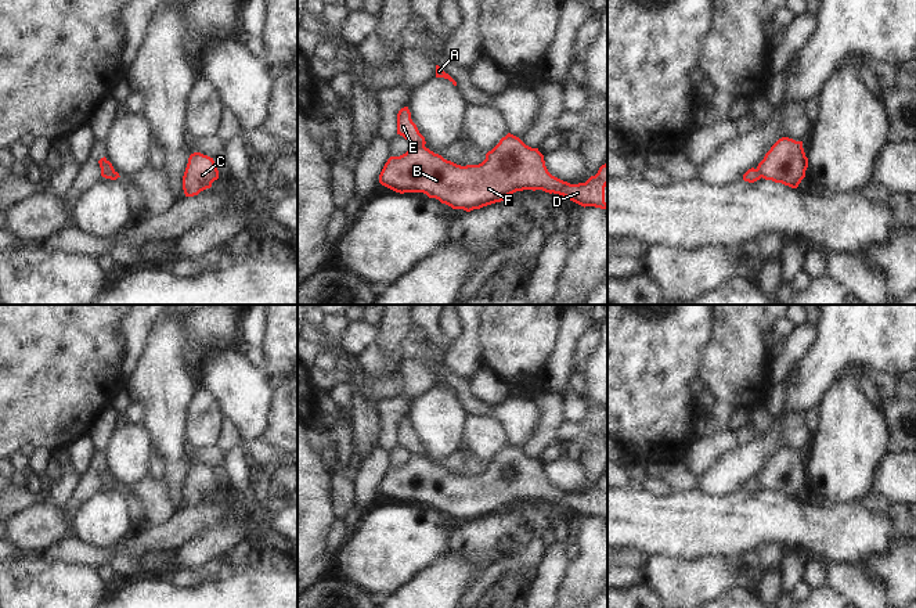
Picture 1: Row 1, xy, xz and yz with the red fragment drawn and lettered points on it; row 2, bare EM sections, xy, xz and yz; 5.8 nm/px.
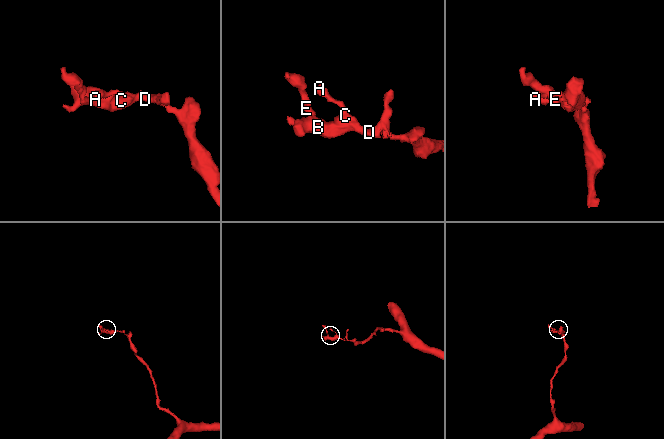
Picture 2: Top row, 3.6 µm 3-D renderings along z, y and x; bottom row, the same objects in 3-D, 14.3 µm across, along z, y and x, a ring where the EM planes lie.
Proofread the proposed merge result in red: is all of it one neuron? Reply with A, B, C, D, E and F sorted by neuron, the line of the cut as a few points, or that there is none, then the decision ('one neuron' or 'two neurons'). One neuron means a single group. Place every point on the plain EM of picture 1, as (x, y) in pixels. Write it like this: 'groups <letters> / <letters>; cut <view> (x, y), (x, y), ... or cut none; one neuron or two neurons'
groups A B C D F / E; cut xz (411, 454), (421, 454), (424, 457); two neurons

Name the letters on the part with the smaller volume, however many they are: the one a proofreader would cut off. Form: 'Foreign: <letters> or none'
Foreign: E

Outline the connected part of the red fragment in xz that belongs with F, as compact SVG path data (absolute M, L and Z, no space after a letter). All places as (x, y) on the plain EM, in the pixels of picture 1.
M511 443L502 447L479 475L461 476L444 470L423 456L411 456L405 464L387 470L379 485L379 493L400 504L423 503L429 508L436 508L452 519L464 519L466 522L501 512L505 507L523 500L542 500L549 504L563 506L584 518L595 517L607 519L607 514L605 512L607 471L585 493L570 494L548 482L544 465L538 458L526 456L519 447Z

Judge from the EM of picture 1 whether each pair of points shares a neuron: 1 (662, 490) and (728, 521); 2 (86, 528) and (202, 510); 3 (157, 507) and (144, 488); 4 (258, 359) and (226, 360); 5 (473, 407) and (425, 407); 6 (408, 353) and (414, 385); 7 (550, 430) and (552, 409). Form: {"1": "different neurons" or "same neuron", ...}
{"1": "different neurons", "2": "different neurons", "3": "same neuron", "4": "different neurons", "5": "different neurons", "6": "different neurons", "7": "same neuron"}

